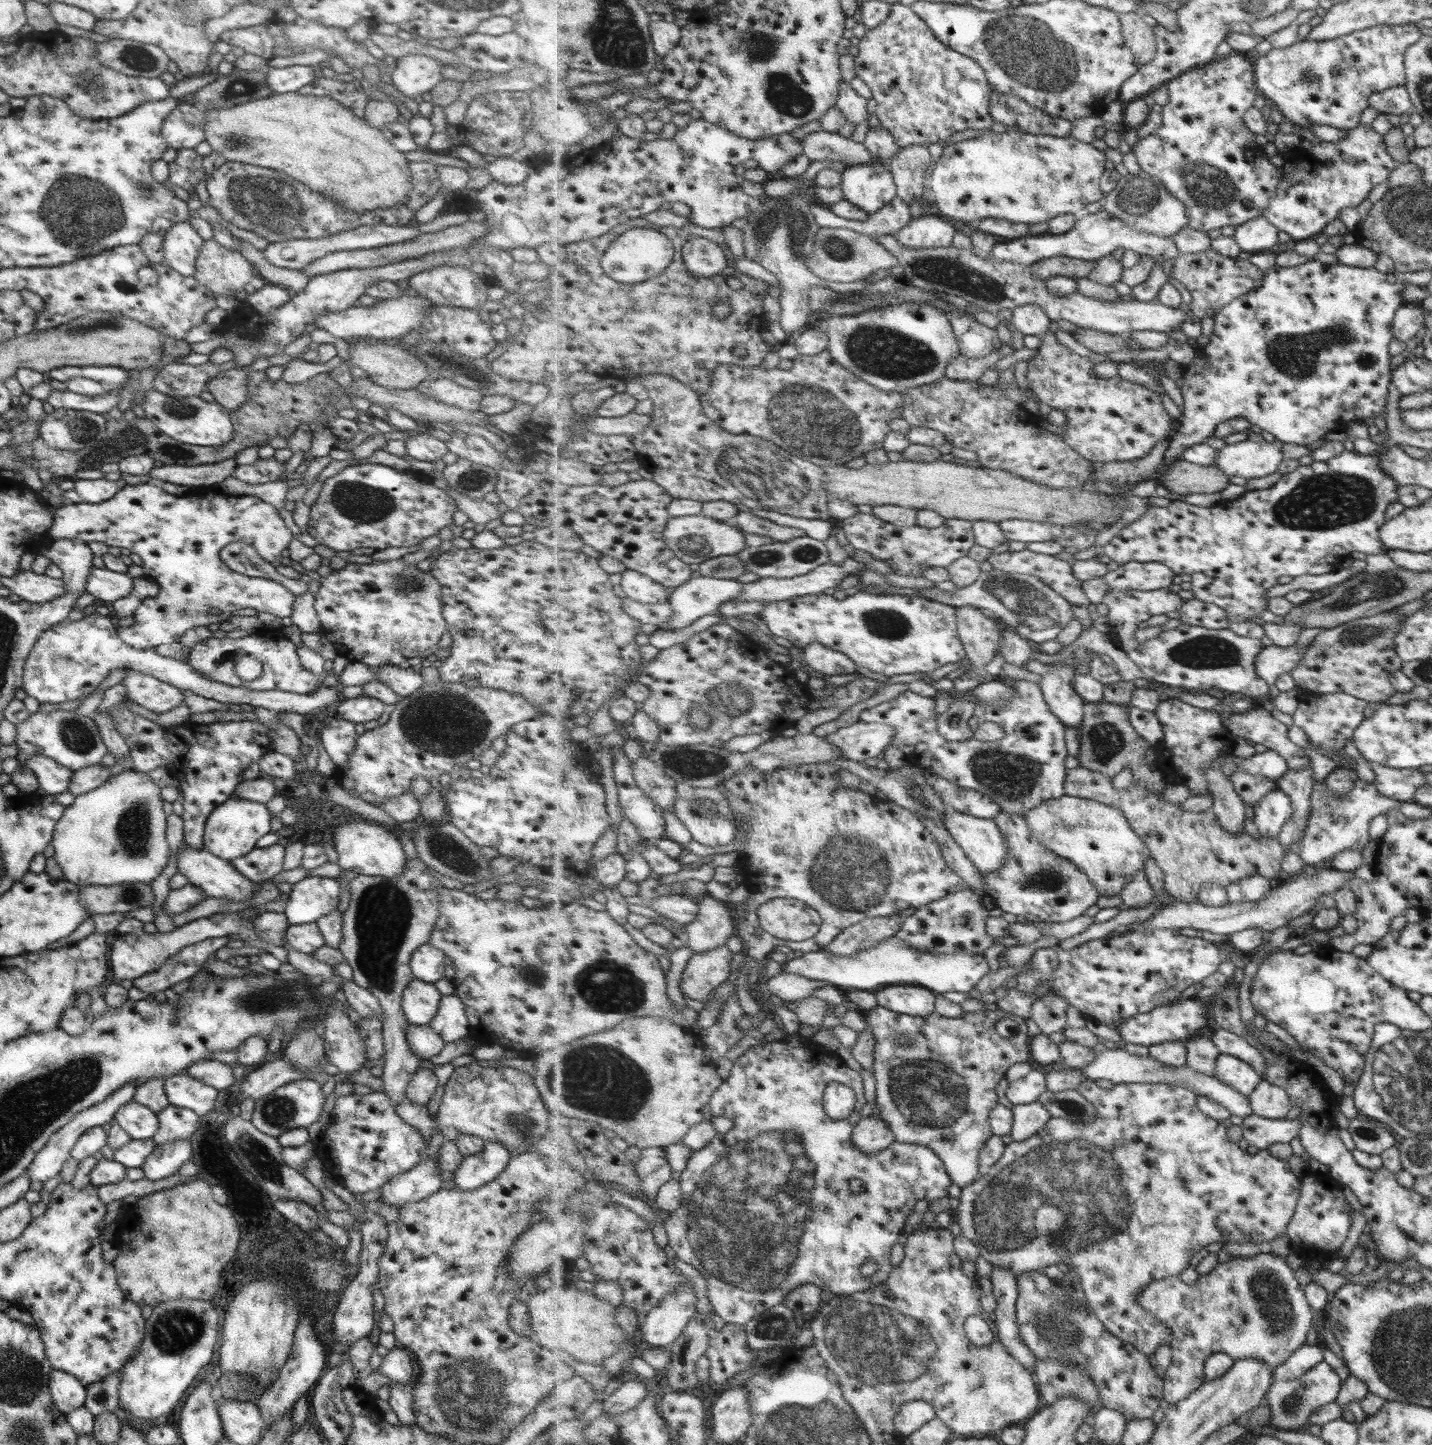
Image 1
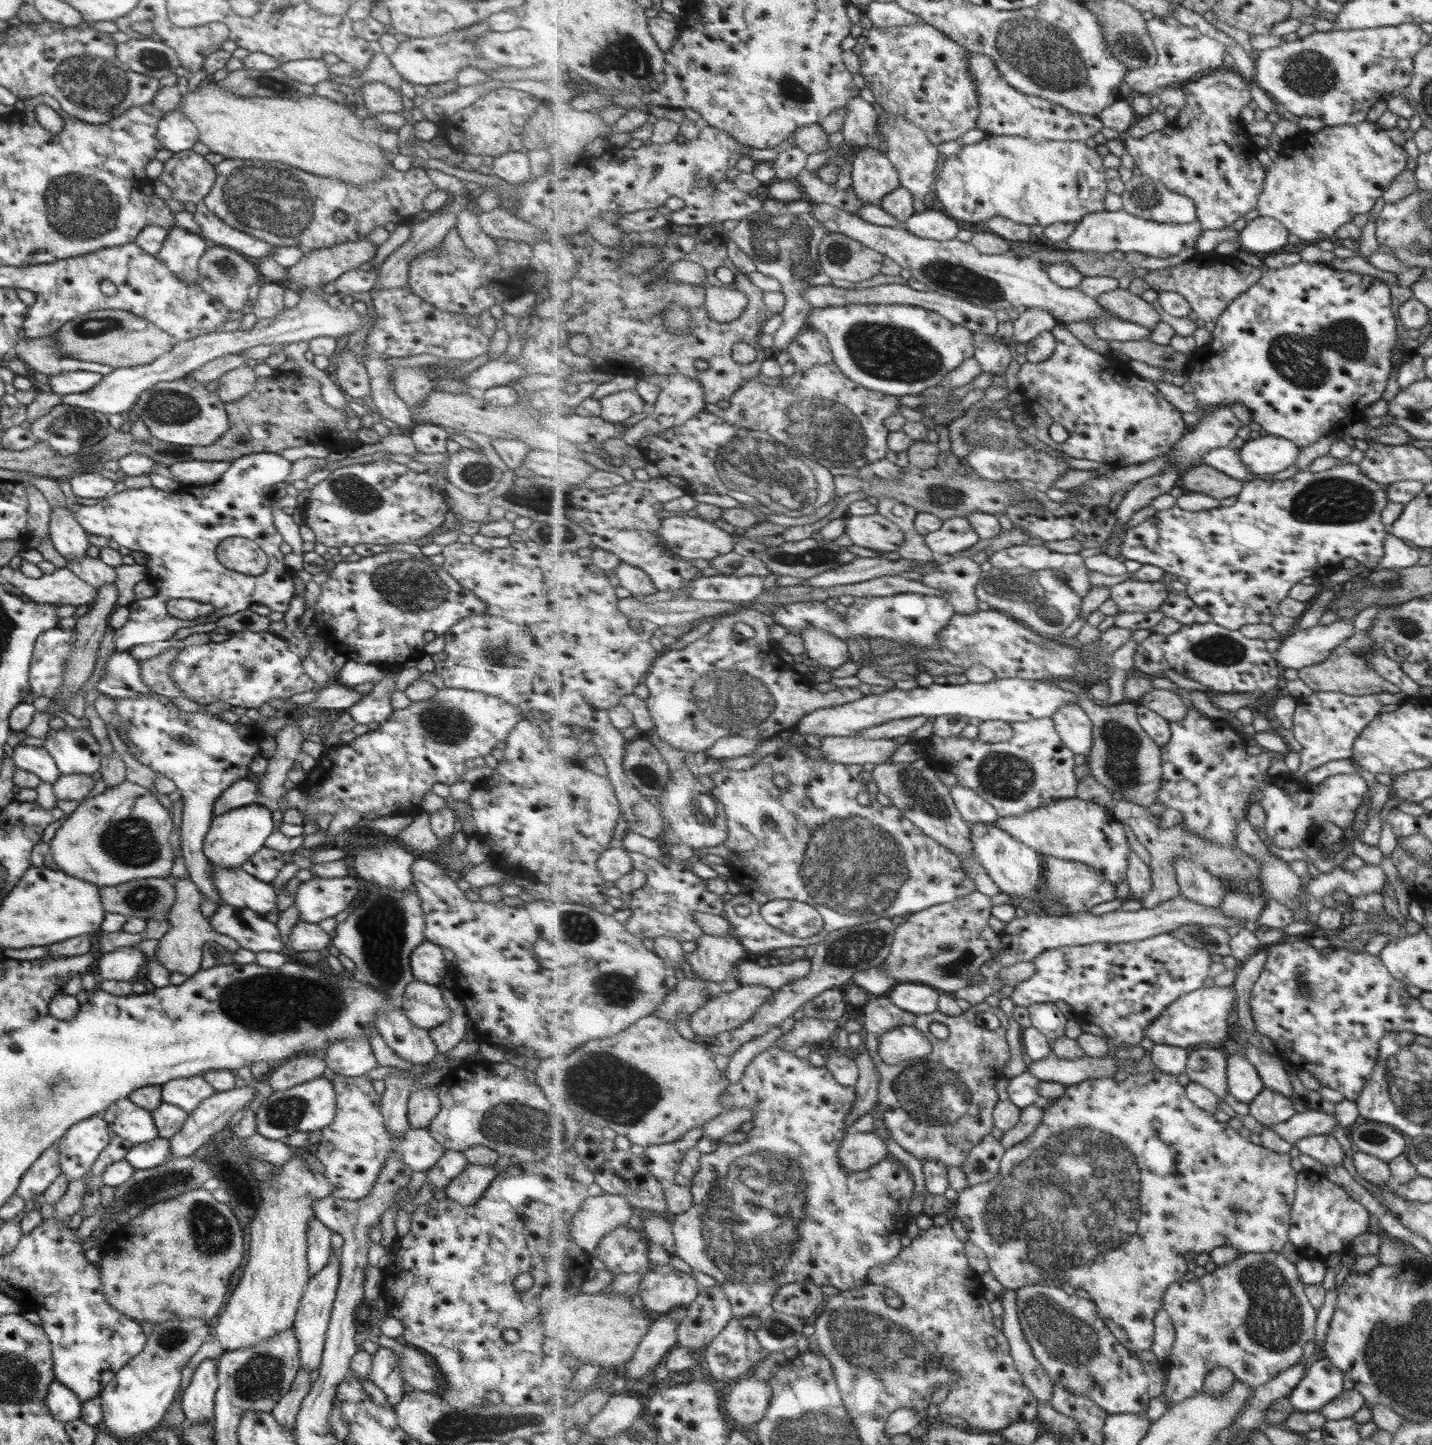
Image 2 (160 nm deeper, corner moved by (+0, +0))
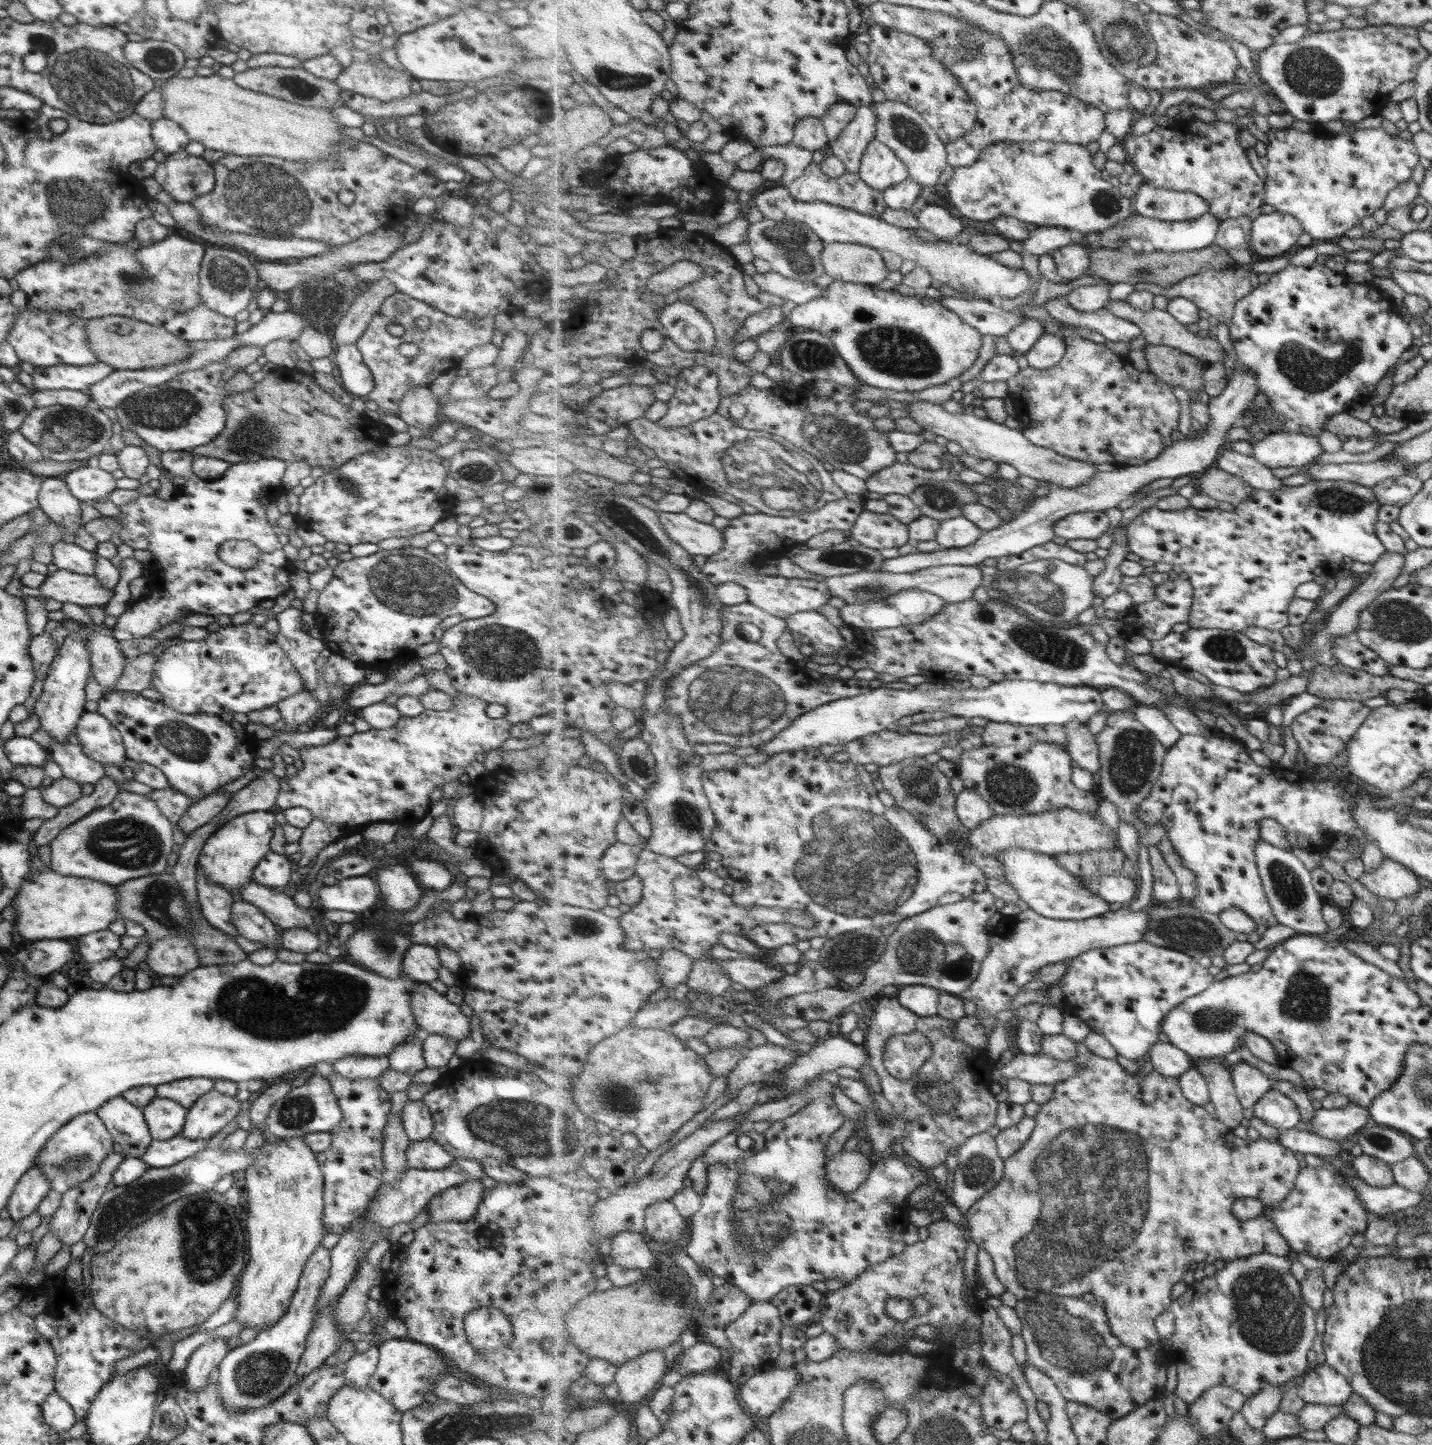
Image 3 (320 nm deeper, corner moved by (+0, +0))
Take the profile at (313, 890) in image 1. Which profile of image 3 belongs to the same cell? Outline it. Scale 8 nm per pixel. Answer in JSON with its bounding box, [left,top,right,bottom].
[315,874,377,914]

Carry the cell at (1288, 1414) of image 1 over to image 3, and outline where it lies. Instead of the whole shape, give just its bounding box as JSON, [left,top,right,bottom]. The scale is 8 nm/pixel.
[1301,1362,1353,1406]

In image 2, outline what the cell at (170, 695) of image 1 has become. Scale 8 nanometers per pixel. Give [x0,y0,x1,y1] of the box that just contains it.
[94,650,152,699]

